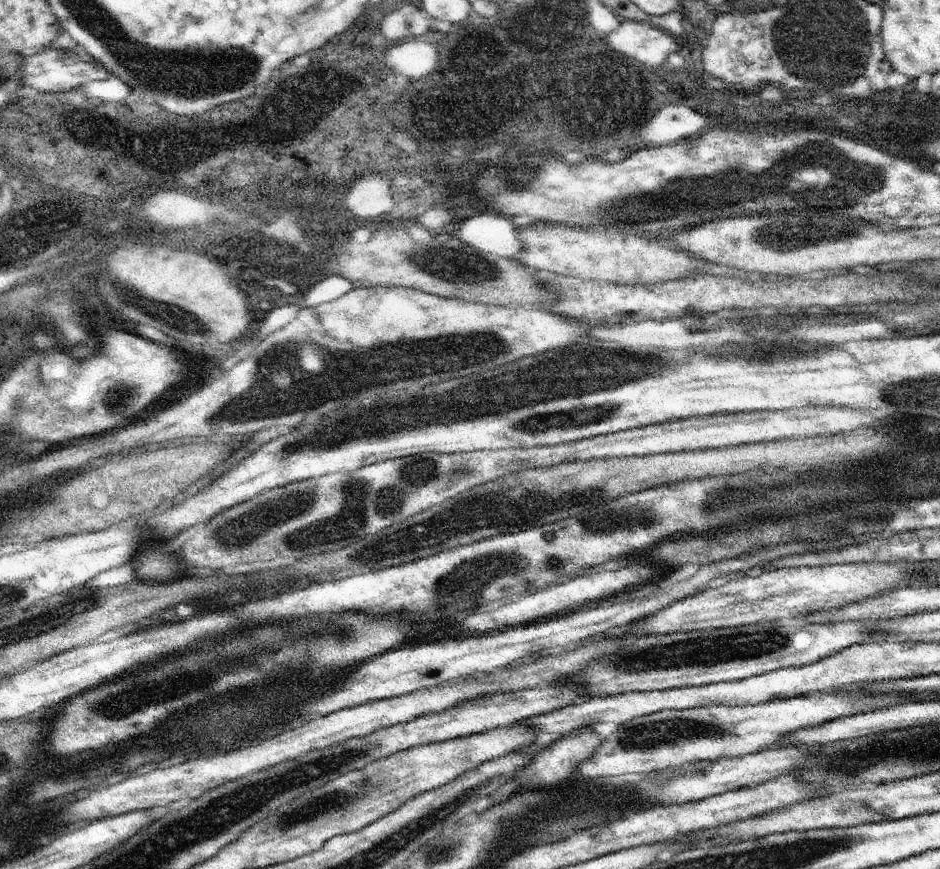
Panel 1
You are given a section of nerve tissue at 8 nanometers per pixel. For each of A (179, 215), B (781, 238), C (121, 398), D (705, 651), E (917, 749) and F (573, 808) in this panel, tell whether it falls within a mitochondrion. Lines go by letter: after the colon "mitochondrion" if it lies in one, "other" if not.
A: other
B: mitochondrion
C: mitochondrion
D: mitochondrion
E: mitochondrion
F: mitochondrion

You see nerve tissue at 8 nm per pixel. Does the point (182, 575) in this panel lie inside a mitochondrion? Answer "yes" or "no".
no

